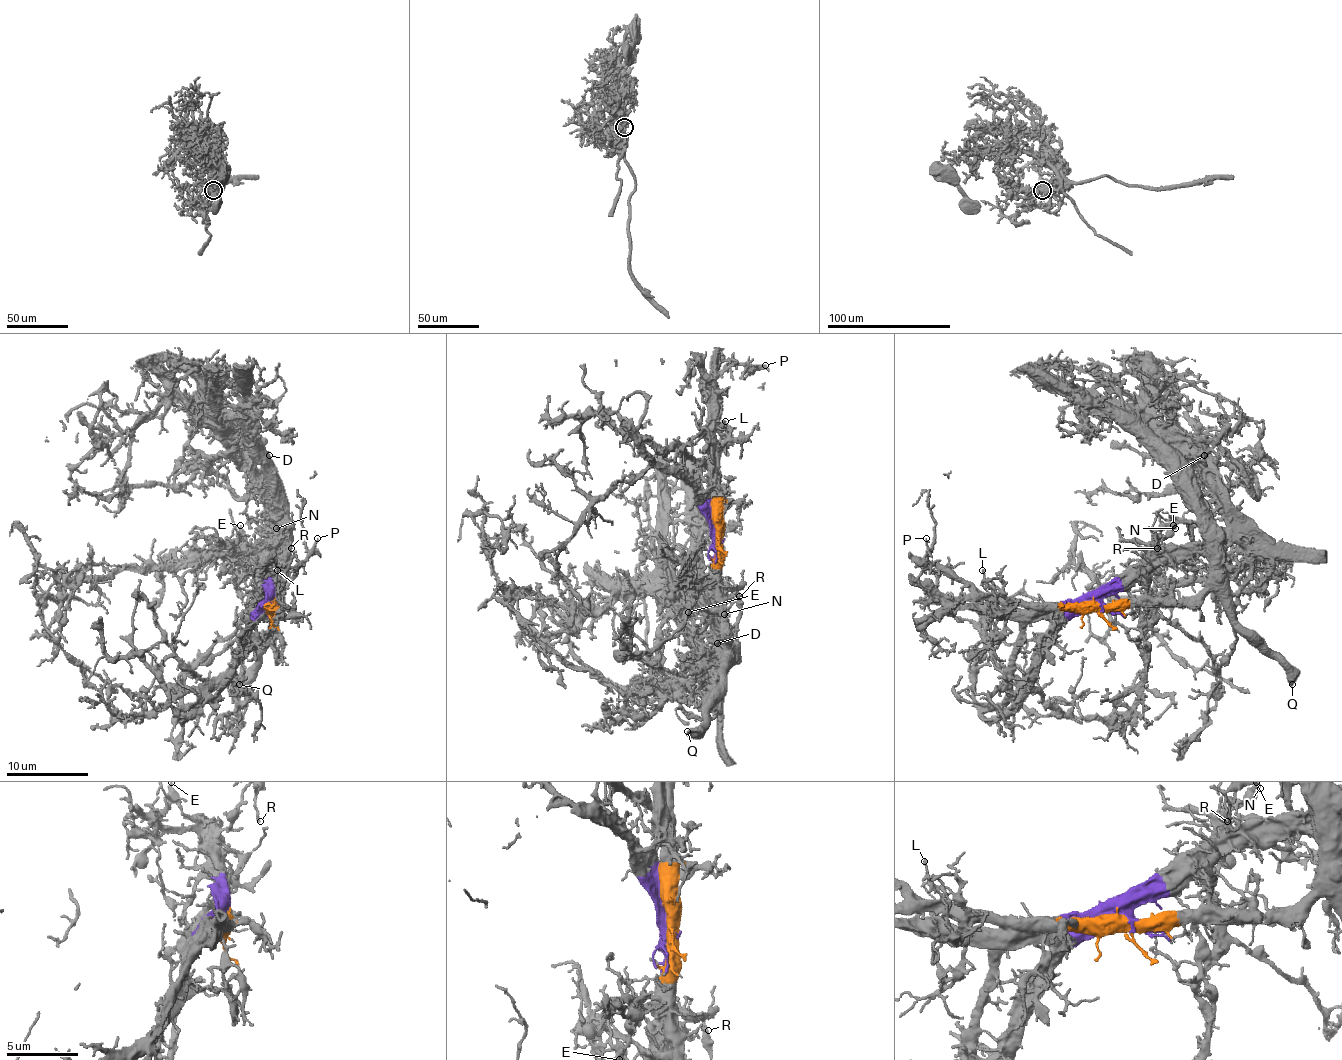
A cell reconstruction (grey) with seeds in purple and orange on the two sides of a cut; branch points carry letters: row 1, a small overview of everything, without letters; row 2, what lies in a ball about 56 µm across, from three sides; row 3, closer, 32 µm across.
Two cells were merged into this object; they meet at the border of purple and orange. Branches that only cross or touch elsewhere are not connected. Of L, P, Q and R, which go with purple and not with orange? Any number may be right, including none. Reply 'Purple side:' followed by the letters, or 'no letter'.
Purple side: no letter

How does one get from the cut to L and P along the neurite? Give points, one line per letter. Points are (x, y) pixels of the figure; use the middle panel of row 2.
L: (717, 533), (717, 440), (713, 434), (726, 422)
P: (717, 533), (713, 370), (726, 360), (754, 366), (765, 364)

